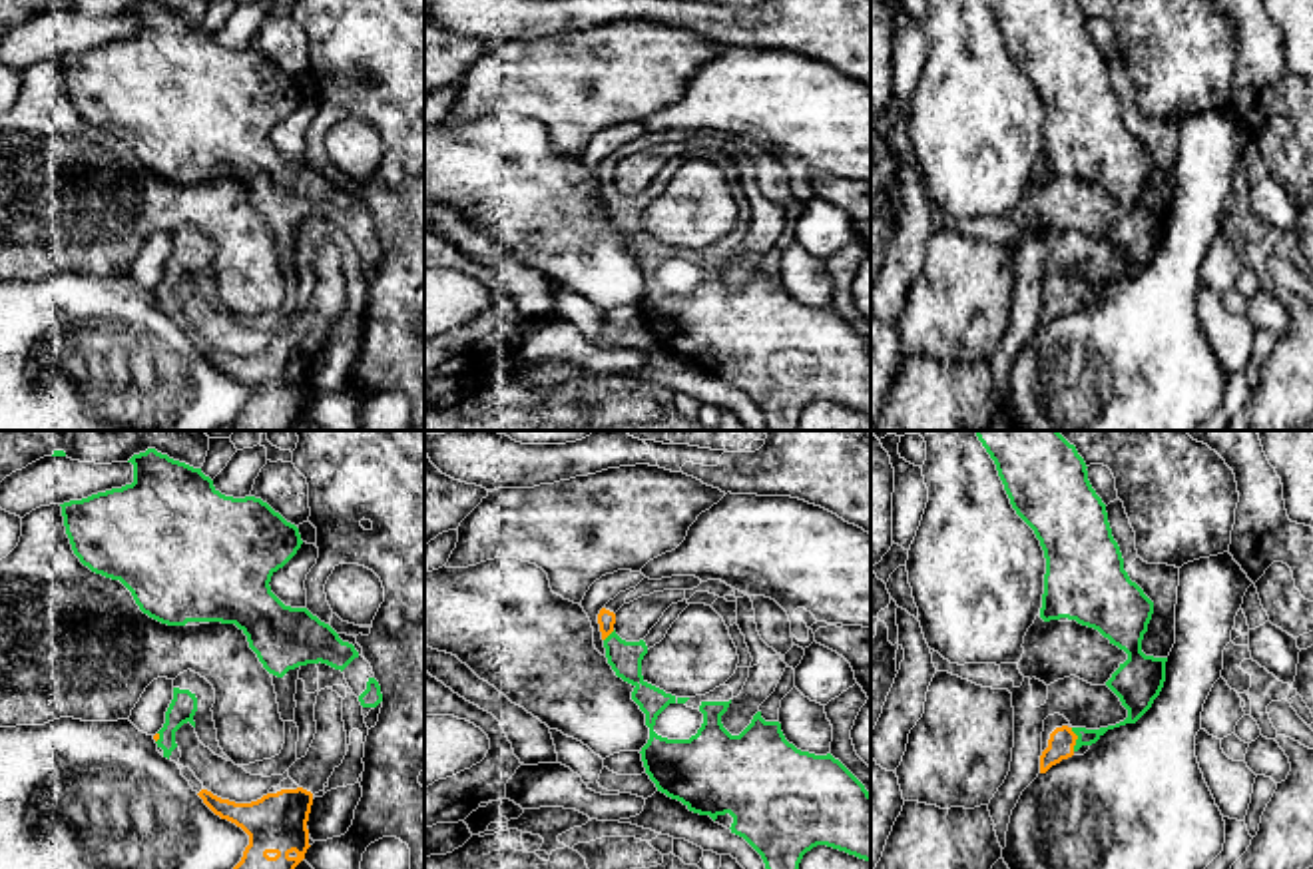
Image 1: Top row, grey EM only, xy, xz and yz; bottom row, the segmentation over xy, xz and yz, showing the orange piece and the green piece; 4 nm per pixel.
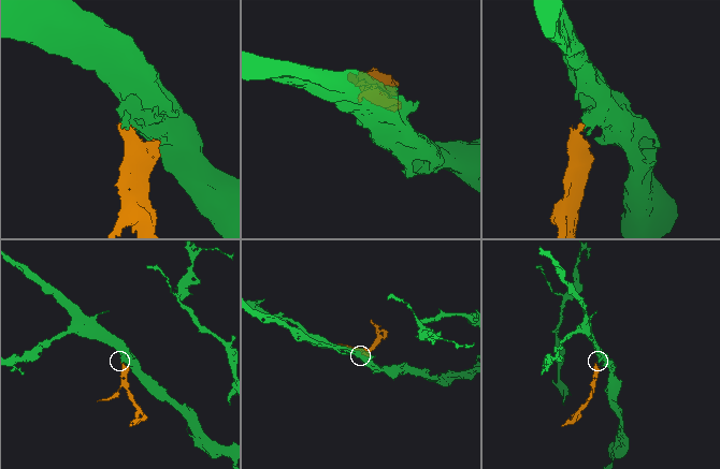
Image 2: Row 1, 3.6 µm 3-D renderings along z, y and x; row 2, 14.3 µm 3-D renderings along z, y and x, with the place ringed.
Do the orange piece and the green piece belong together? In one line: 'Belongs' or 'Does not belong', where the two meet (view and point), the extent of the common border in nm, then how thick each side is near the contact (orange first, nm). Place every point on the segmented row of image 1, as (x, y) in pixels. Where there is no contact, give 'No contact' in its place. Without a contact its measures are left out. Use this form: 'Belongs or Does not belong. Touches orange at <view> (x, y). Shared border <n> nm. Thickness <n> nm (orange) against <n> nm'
Belongs. Touches orange at yz (1076, 738). Shared border 100 nm. Thickness 110 nm (orange) against 60 nm

